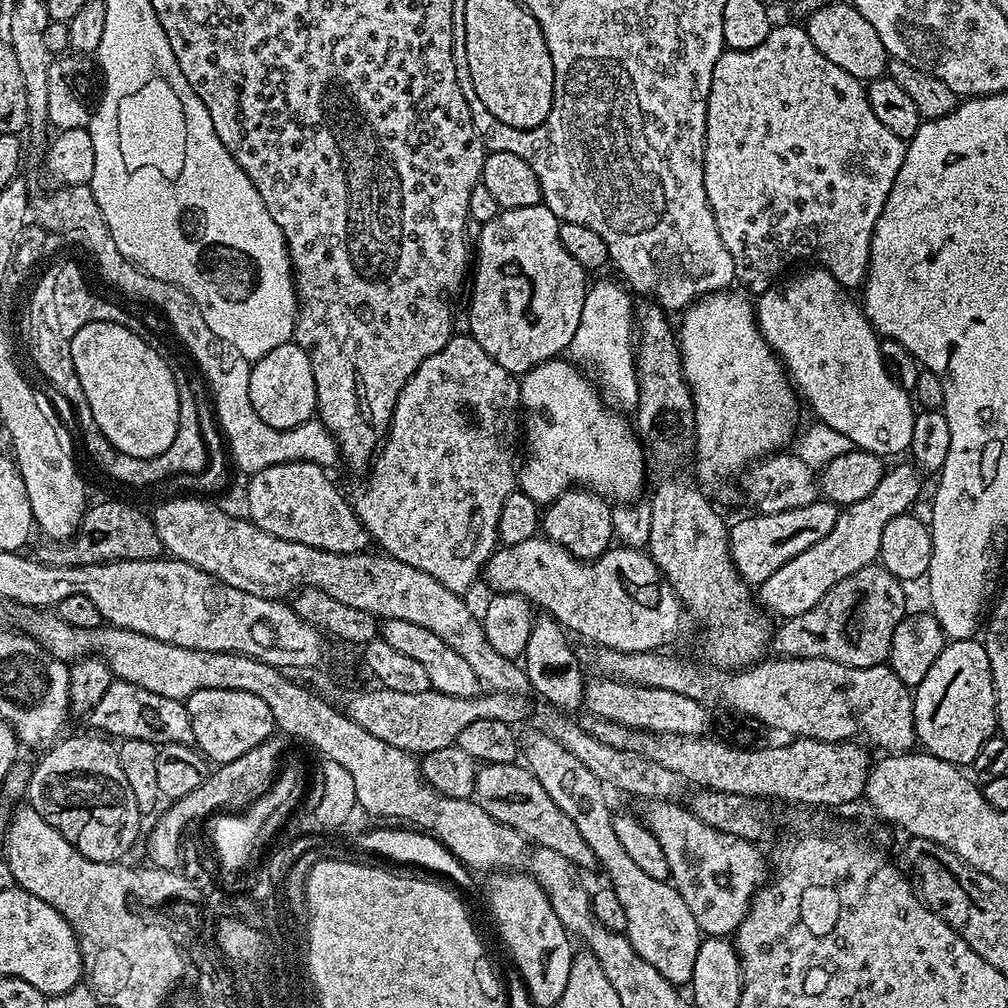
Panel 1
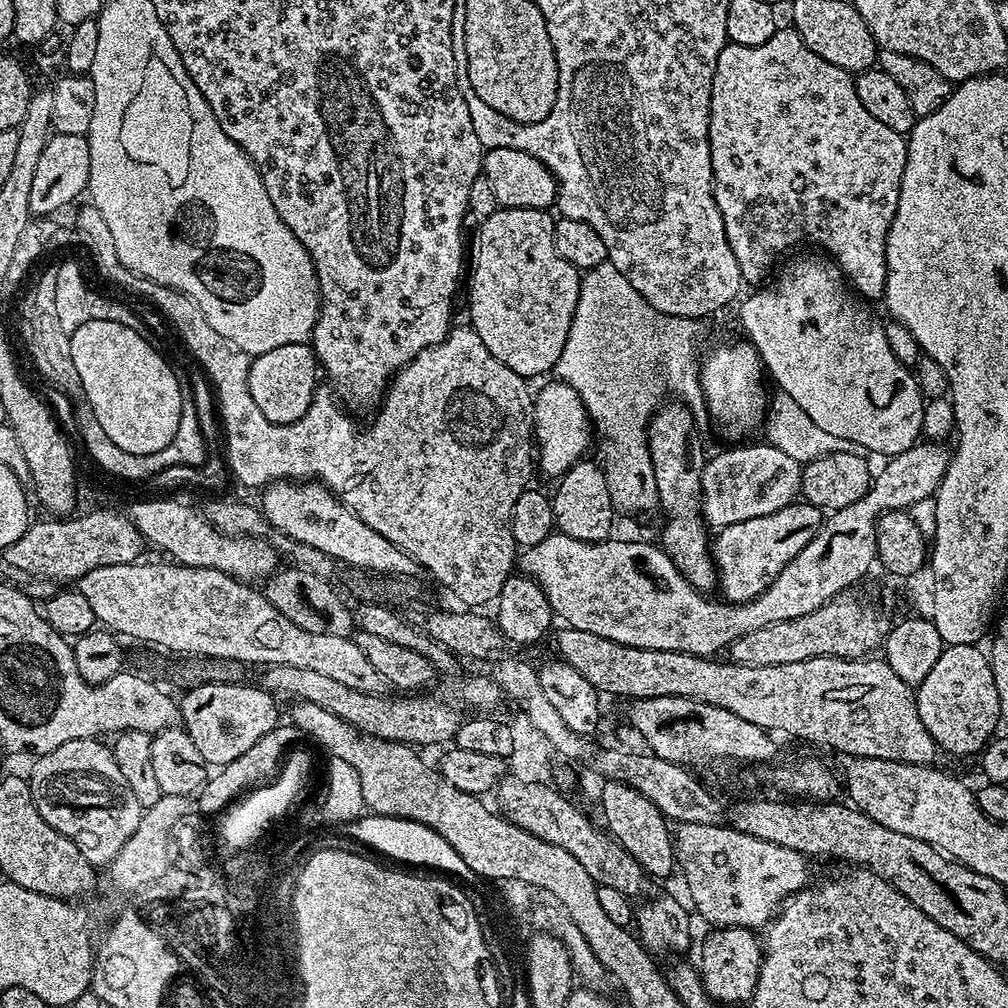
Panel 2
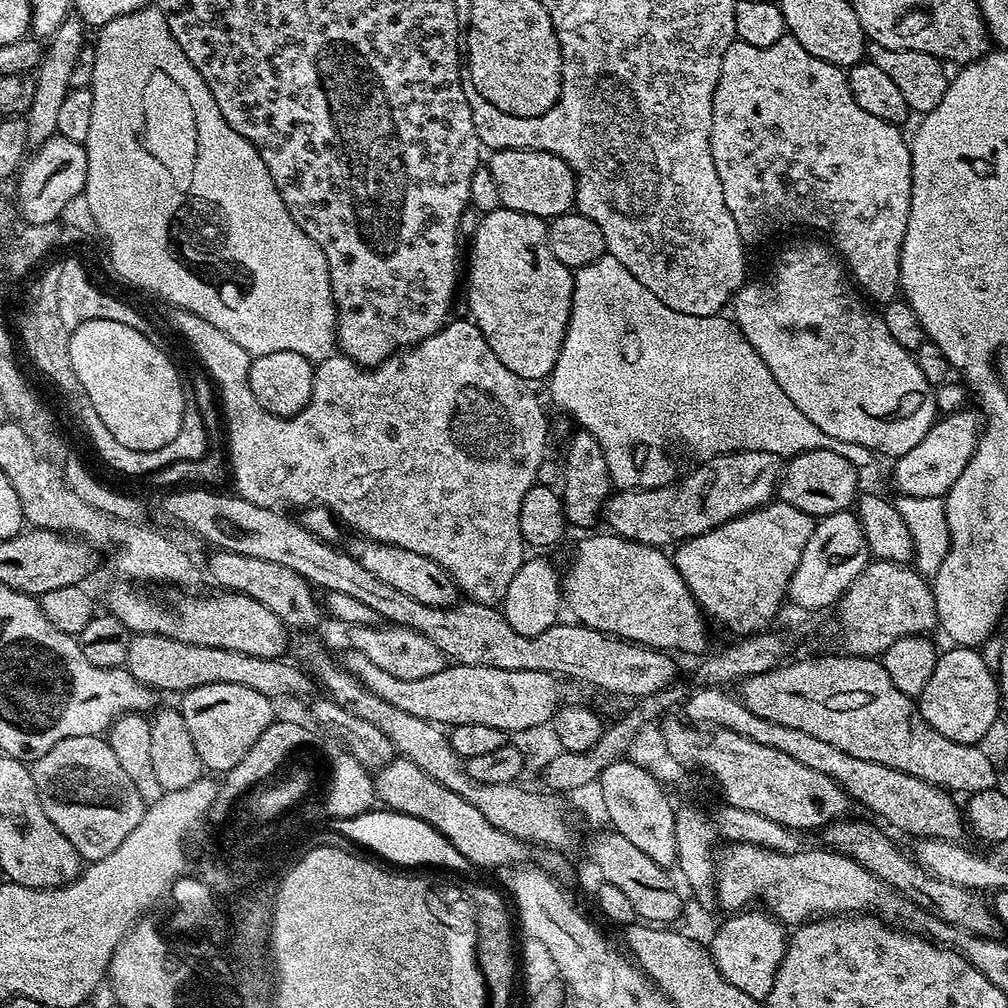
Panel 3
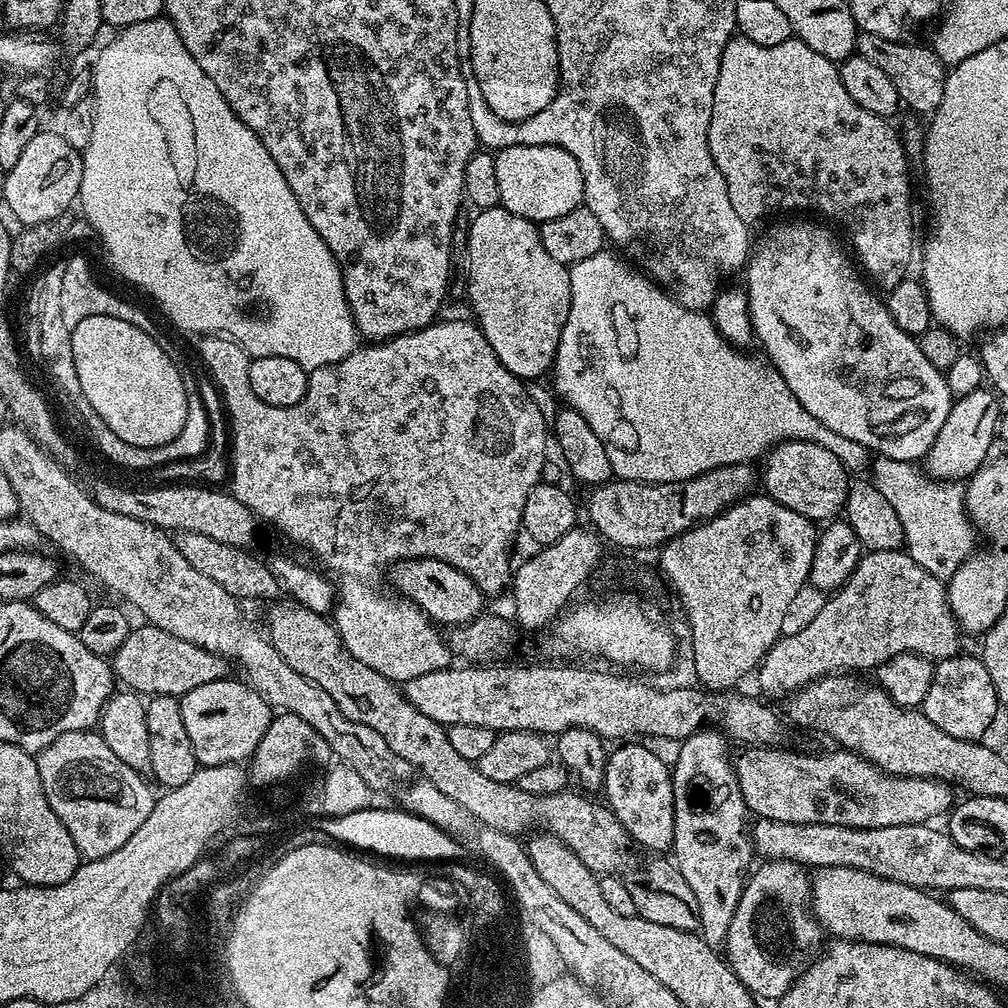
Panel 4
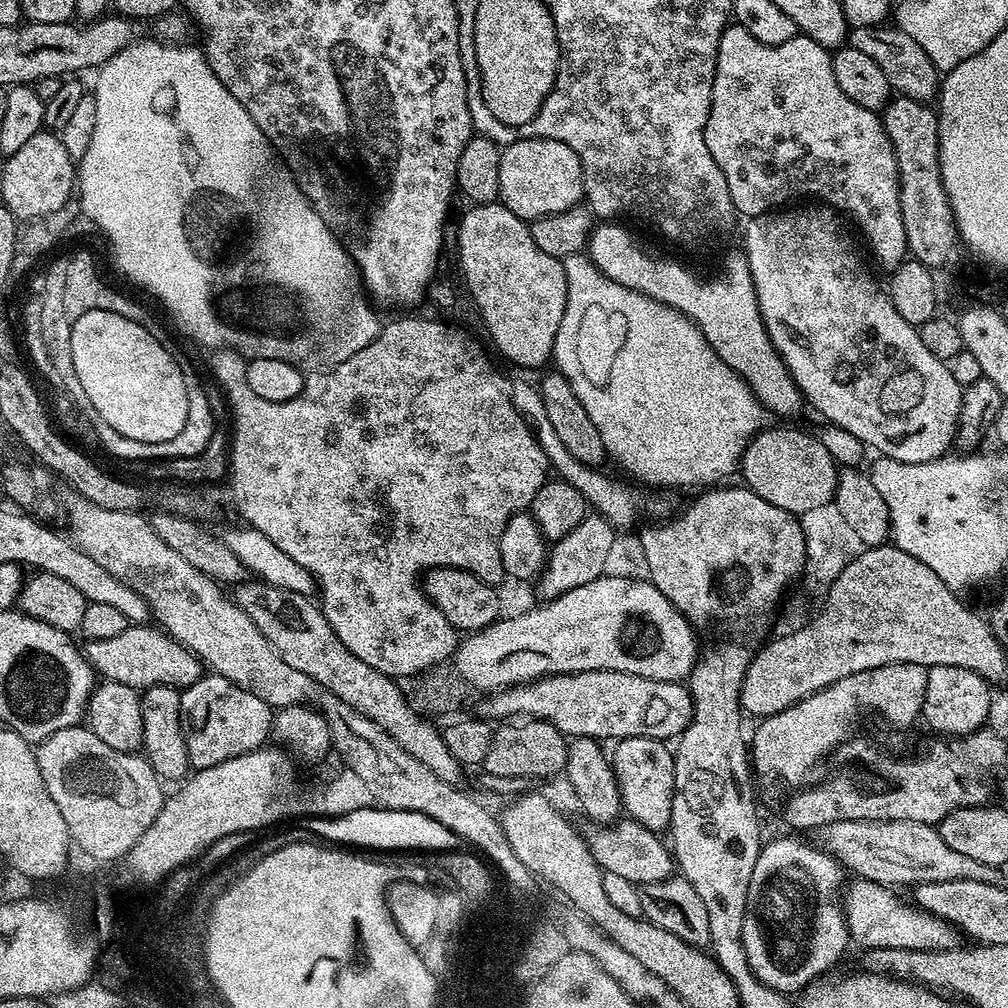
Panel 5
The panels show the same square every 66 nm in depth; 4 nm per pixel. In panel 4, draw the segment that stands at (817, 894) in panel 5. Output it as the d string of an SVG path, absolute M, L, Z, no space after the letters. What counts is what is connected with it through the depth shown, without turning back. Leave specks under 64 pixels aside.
M765 859L760 863L755 865L754 871L747 877L744 888L740 892L740 901L734 910L734 918L730 918L730 930L726 930L722 952L738 978L738 982L742 982L742 986L746 986L748 992L761 1001L776 1002L786 994L786 990L798 975L796 960L800 966L807 965L810 960L808 951L811 948L819 949L821 947L822 925L815 915L809 914L807 911L805 911L806 913L796 912L800 908L800 897L803 894L805 897L806 894L805 869L798 866L796 862L788 860Z

